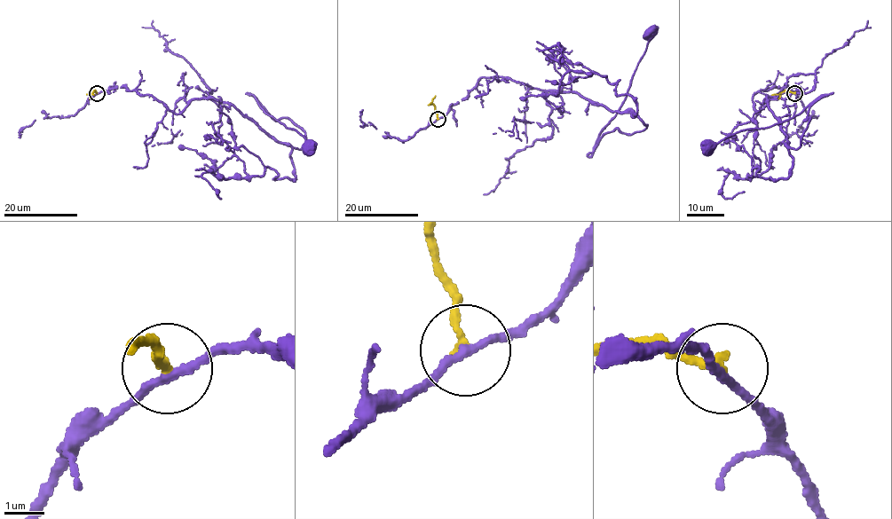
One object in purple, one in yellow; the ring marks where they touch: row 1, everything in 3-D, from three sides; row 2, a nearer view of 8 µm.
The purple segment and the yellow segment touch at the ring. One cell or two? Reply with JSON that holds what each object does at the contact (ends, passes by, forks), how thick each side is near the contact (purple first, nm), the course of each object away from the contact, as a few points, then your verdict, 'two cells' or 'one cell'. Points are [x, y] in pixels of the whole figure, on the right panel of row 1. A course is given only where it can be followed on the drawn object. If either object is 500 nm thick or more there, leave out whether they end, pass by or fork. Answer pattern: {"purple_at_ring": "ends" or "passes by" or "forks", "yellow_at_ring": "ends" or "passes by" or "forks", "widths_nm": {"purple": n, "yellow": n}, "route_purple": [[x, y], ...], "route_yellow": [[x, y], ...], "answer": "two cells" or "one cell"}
{"purple_at_ring": "passes by", "yellow_at_ring": "ends", "widths_nm": {"purple": 190, "yellow": 240}, "route_purple": [[794, 92], [755, 91], [753, 106], [757, 114], [767, 98], [795, 149], [813, 102], [708, 148]], "route_yellow": [[794, 92], [782, 90], [771, 95]], "answer": "two cells"}

